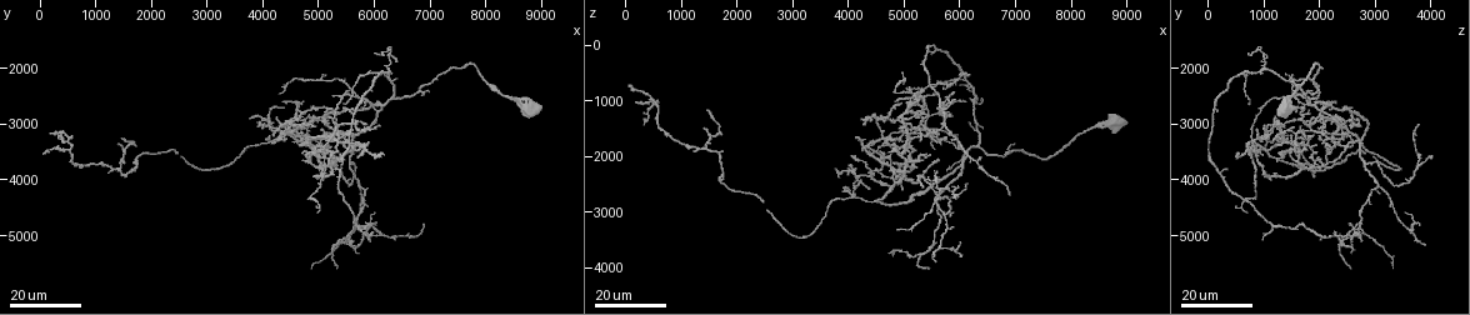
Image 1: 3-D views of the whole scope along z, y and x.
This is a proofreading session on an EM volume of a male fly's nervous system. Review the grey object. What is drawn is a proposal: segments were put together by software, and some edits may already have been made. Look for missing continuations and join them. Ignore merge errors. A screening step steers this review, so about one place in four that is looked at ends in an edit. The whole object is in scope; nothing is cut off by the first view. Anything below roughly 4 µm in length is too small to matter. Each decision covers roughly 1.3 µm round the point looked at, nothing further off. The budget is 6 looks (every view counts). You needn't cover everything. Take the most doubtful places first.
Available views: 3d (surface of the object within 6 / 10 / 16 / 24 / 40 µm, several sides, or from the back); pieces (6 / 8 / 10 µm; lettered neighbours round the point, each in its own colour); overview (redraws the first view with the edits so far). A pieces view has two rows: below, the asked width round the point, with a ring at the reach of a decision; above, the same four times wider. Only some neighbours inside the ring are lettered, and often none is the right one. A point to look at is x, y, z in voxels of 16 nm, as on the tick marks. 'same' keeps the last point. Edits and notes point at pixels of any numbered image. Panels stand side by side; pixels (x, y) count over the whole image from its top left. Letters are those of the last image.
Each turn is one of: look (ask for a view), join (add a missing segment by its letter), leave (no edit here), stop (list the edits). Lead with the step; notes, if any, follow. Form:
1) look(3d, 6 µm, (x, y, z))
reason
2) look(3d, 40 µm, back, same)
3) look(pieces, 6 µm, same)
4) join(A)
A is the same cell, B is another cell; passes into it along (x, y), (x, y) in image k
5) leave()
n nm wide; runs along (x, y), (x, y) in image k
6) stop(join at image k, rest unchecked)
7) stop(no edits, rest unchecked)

look(3d, 16 µm, (1450, 3250, 1150))
branch stops here

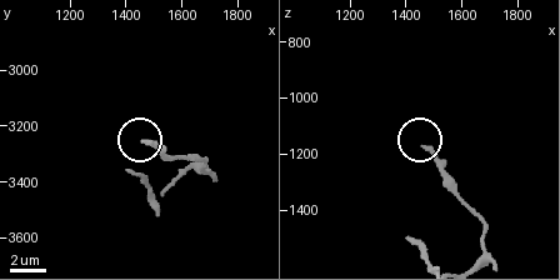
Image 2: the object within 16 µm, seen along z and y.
look(3d, 10 µm, (1470, 3250, 1170))

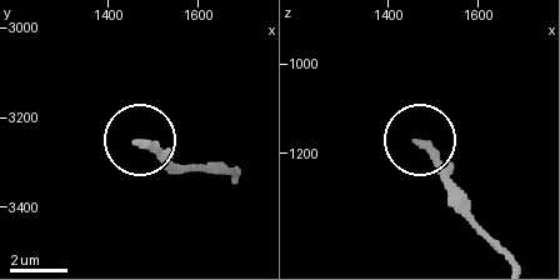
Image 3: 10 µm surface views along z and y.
look(pieces, 6 µm, (1470, 3255, 1175))

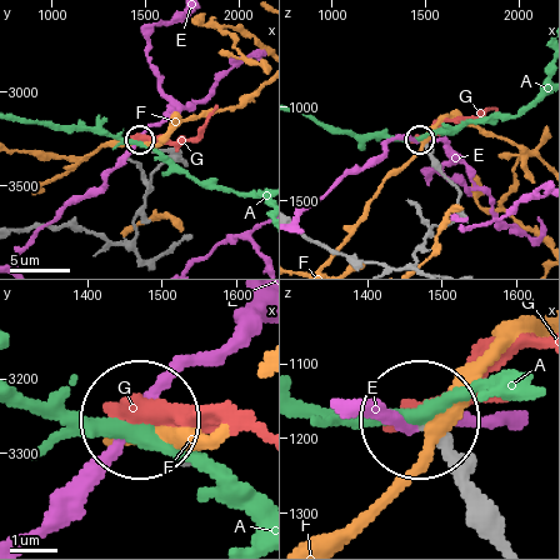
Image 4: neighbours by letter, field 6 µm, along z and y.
leave()
A, E, F and G are other cells; runs along (506, 534), (426, 419) in image 4; no lettered segment goes on from it

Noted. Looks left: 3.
look(3d, 16 µm, (6900, 4800, 2750))
long arm stops here

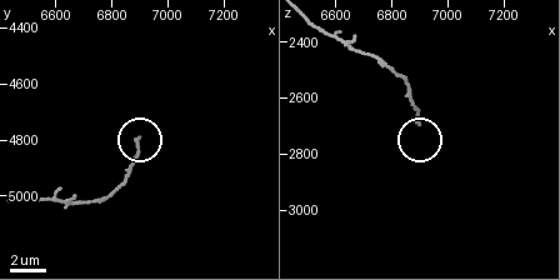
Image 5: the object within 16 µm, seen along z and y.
look(pieces, 6 µm, (6900, 4790, 2700))

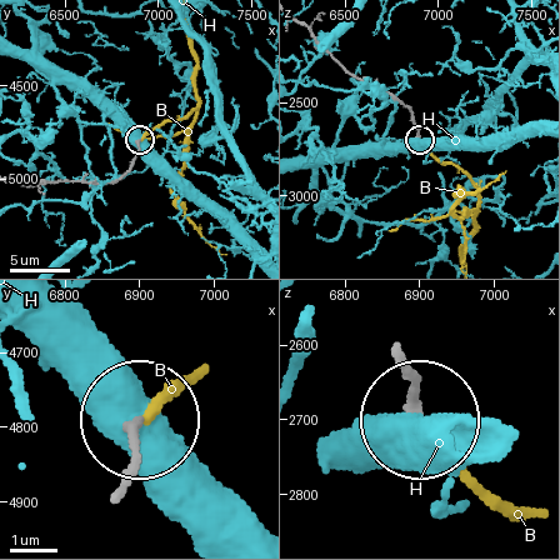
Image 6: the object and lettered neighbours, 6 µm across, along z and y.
leave()
B and H are other cells; runs along (20, 183), (115, 180), (129, 168), (139, 140) in image 6; no lettered segment goes on from it

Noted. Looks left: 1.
stop(no edits, rest unchecked)

